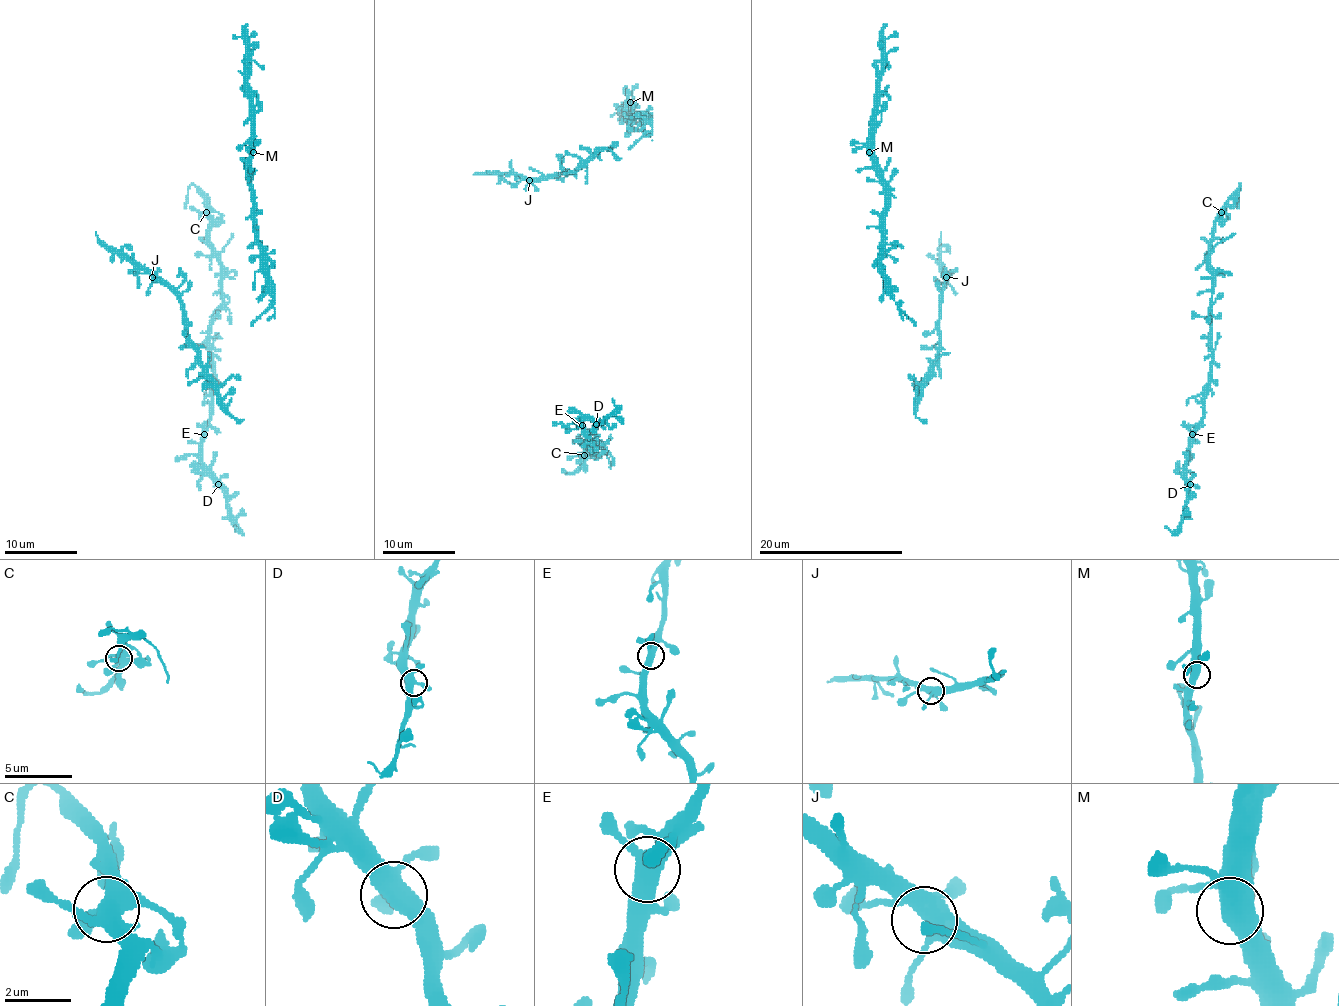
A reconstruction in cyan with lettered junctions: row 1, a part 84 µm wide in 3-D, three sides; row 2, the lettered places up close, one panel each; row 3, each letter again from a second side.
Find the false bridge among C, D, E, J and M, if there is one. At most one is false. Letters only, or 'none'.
none

